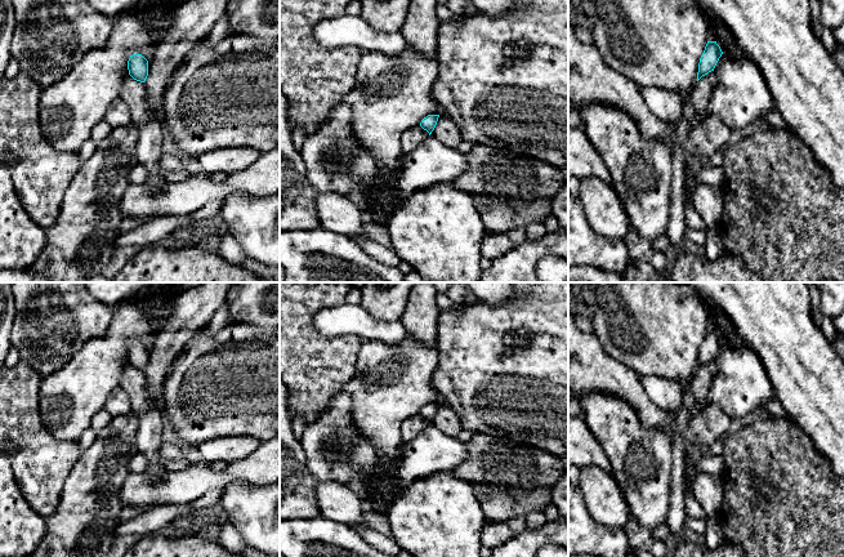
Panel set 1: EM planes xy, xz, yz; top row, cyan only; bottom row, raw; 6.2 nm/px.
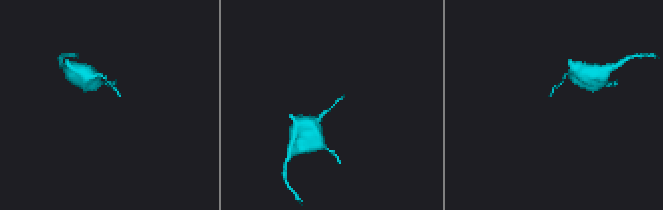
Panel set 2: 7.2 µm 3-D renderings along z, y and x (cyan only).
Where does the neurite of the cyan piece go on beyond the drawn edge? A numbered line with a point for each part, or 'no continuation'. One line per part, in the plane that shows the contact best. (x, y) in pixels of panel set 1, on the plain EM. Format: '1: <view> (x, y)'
no continuation

